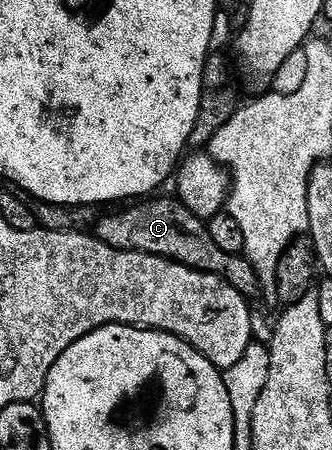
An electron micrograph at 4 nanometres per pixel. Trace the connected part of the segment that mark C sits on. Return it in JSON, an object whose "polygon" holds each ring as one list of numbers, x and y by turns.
{"polygon":[[161,197,158,201,149,200,153,199,145,199,140,203,118,208,121,209,118,213,107,214,95,230,97,240,119,251,165,257,168,261,222,277,246,299,253,299,253,296,261,293,259,275,255,275,255,267,251,267,248,259,240,253,222,251,211,239,208,224,192,214,182,201,173,197]]}

